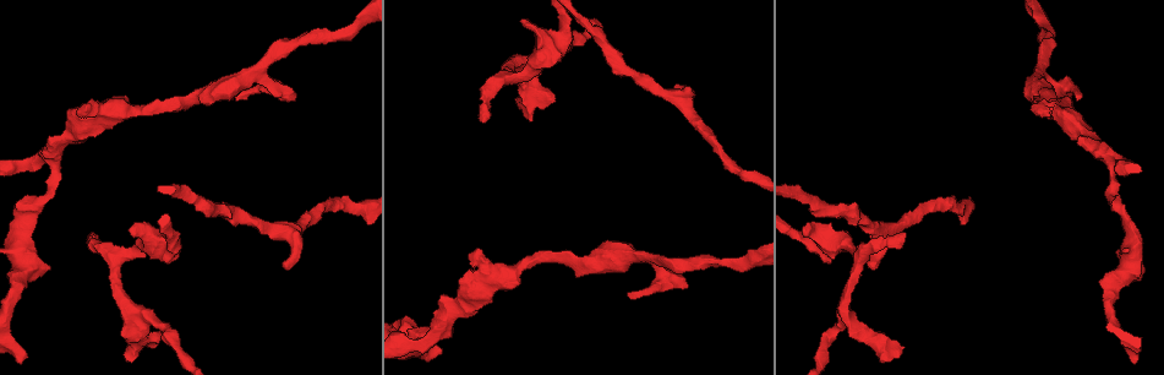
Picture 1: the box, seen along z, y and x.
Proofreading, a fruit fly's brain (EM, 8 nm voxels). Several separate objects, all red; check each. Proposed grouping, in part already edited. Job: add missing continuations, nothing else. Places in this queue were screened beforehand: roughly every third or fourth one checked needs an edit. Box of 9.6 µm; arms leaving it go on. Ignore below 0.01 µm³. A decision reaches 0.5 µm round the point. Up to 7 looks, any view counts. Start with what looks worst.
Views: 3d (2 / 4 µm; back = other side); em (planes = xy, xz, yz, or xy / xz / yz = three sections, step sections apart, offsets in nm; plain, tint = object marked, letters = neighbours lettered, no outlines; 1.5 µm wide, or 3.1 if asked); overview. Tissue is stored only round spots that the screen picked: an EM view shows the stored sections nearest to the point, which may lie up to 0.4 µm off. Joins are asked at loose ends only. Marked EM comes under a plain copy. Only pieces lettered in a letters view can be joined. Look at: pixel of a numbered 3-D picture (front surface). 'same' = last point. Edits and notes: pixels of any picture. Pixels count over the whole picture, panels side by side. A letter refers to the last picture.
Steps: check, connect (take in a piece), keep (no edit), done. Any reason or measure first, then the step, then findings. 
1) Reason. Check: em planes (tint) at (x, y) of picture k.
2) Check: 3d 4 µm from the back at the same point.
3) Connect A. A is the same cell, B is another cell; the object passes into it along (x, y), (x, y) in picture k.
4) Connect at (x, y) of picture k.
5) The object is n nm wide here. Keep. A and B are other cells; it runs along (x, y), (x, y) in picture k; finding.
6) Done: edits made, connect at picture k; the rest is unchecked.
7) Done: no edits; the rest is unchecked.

Free end. Check: em planes (letters) at (481, 122) of picture 1.

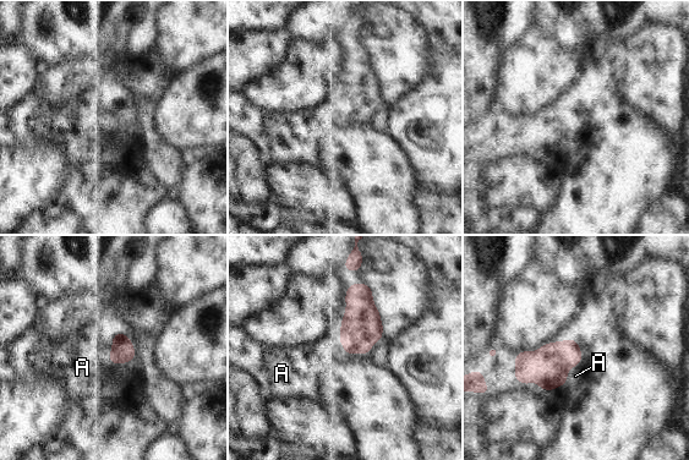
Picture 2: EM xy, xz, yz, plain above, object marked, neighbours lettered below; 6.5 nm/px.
The longest contact is with A, 190 nm. Connect A. A is the same cell; the object passes into it along (122, 350), (110, 352), (82, 367) in picture 2; it goes on there.

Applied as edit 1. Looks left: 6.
Stops while still wide. Check: 3d 2 µm from the back at (899, 355) of picture 1.

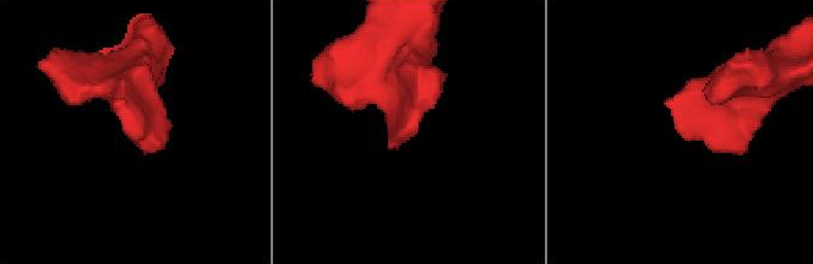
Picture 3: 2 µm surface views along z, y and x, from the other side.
Check: em planes (tint) at (400, 133) of picture 3.

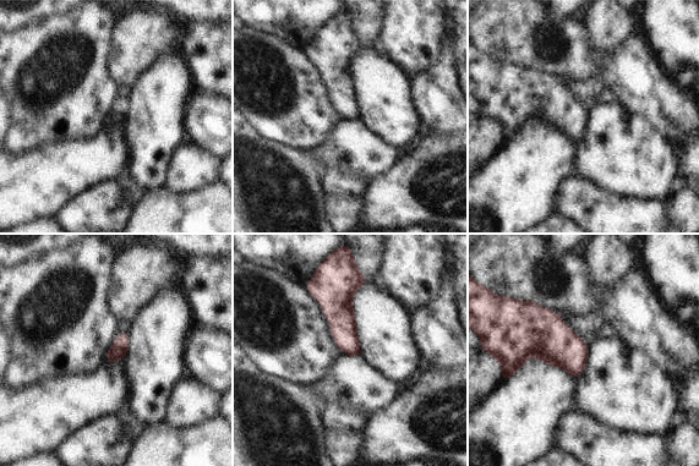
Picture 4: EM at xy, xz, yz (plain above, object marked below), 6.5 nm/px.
See the neighbours. Check: em planes (letters) at the same point.

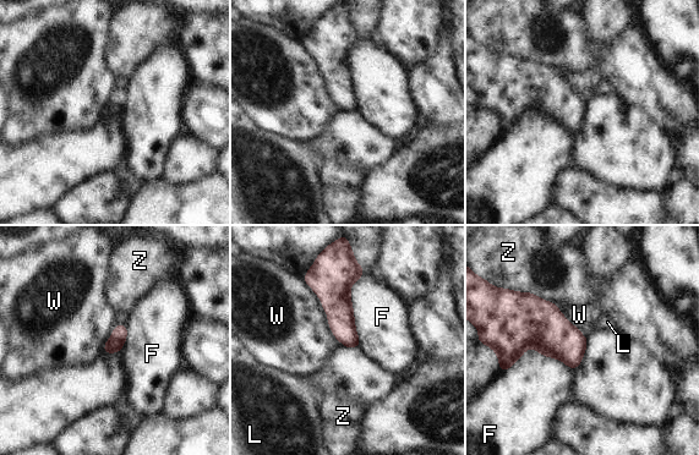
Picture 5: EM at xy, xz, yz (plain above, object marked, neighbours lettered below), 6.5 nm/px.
Keep. F, L, W and Z are other cells; a border runs along (366, 272), (350, 288), (360, 346) in picture 5; none of them fits.

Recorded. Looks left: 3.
Done: edits made, connect at picture 2; the rest is unchecked.

